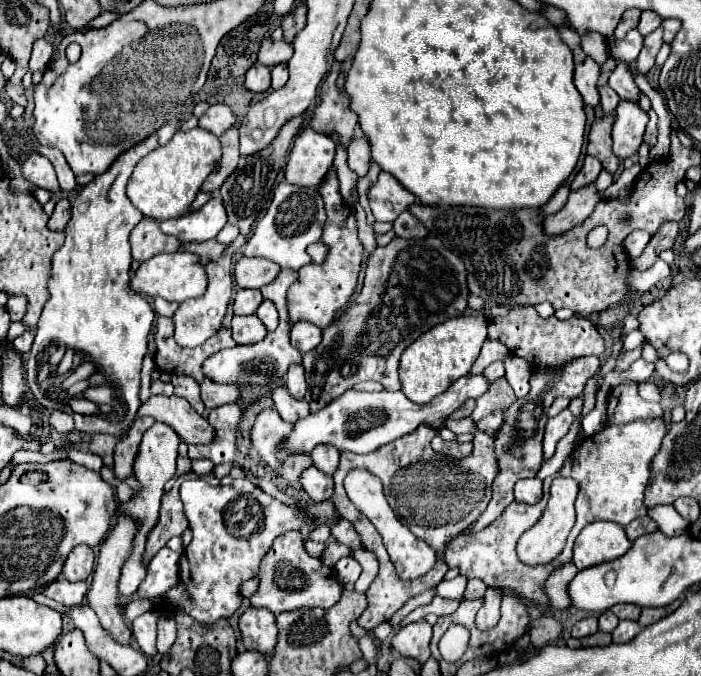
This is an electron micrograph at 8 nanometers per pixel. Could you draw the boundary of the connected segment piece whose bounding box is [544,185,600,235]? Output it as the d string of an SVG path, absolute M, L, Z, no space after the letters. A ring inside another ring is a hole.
M588 185L586 189L570 191L564 209L558 211L556 215L550 215L544 219L544 233L562 235L568 229L580 225L594 211L598 201L600 201L600 195L596 193L594 185Z

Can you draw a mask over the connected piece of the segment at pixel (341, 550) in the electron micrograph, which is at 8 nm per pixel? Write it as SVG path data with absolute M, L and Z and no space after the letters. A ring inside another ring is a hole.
M332 541L332 543L328 543L326 545L326 551L322 553L322 561L326 563L326 565L334 565L338 559L342 559L344 555L350 555L352 551L350 551L350 547L348 545L344 545L344 543L338 543L338 541Z

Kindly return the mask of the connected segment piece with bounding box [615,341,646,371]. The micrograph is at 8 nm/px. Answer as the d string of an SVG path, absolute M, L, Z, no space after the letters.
M644 341L640 346L638 346L632 351L628 351L628 352L621 351L620 357L617 360L615 369L619 371L625 371L629 368L629 366L633 362L641 358L642 348L645 343L646 341Z

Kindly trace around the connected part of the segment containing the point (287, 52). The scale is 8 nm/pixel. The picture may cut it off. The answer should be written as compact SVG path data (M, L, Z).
M264 39L258 61L262 61L266 67L274 67L278 63L286 63L292 57L292 45L288 41L272 41Z

